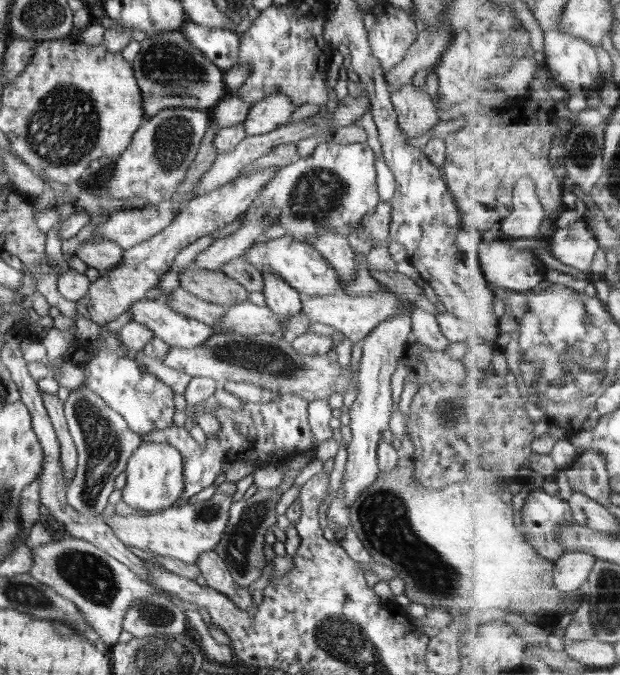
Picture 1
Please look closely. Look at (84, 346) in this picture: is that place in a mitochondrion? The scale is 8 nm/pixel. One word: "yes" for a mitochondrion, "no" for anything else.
no

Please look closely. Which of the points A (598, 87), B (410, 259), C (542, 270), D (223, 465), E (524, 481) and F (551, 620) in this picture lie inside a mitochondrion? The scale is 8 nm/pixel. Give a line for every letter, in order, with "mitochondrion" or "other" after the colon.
A: other
B: other
C: other
D: other
E: other
F: other

